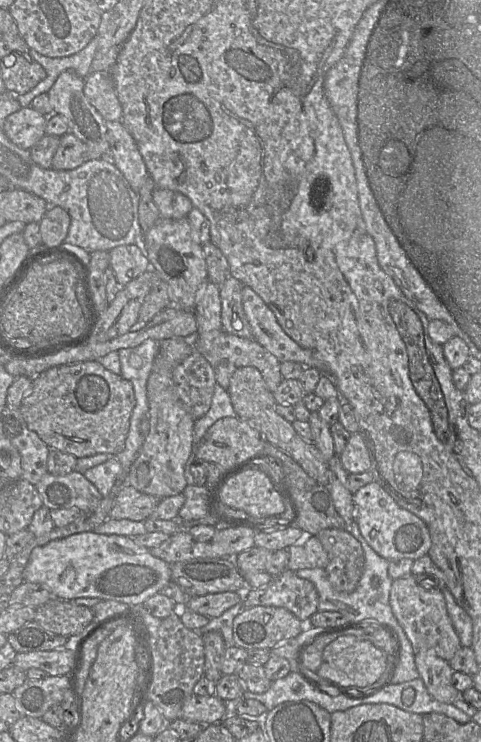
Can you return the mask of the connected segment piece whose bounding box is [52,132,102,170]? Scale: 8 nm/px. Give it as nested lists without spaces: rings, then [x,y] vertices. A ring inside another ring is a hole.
[[[68,132],[60,138],[60,144],[52,159],[52,168],[55,170],[71,170],[89,160],[101,157],[102,155],[99,152]]]

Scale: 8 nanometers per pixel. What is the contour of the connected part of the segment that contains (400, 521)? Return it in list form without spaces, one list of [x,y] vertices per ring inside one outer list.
[[[377,482],[361,487],[353,494],[353,519],[369,546],[388,561],[408,558],[416,560],[428,554],[431,537],[426,524],[415,514],[400,507]]]

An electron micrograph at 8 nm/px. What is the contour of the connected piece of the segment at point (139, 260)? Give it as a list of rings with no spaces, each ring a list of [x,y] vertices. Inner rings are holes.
[[[140,242],[116,246],[109,251],[109,255],[110,267],[121,287],[150,268],[150,262]]]

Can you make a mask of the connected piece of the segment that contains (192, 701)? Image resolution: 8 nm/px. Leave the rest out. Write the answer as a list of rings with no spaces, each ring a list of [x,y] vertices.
[[[193,694],[184,702],[181,709],[181,719],[201,725],[221,723],[225,716],[225,703],[216,695],[198,696]]]

